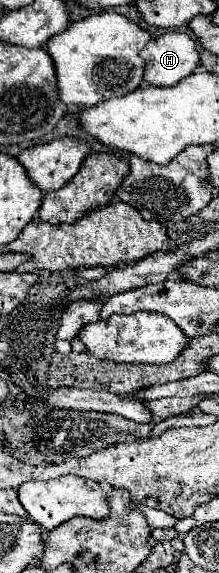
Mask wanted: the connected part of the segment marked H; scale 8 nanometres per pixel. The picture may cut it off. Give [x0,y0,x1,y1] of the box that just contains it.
[142,32,200,86]

